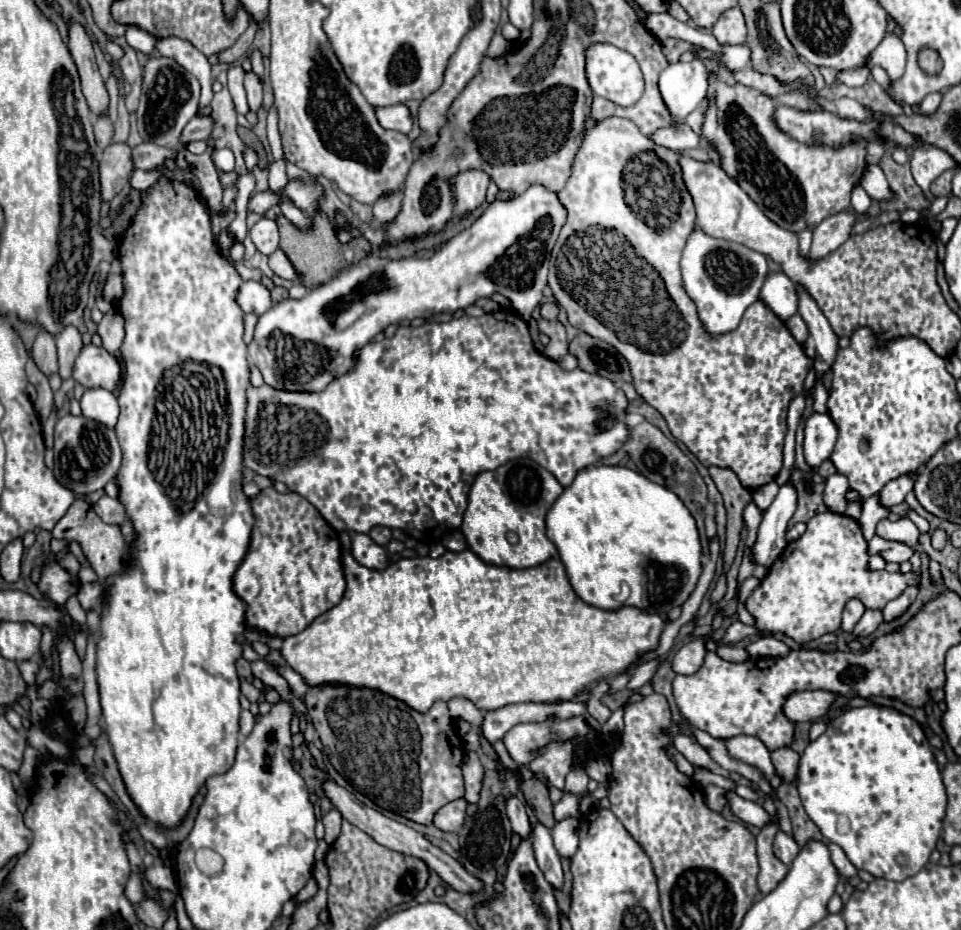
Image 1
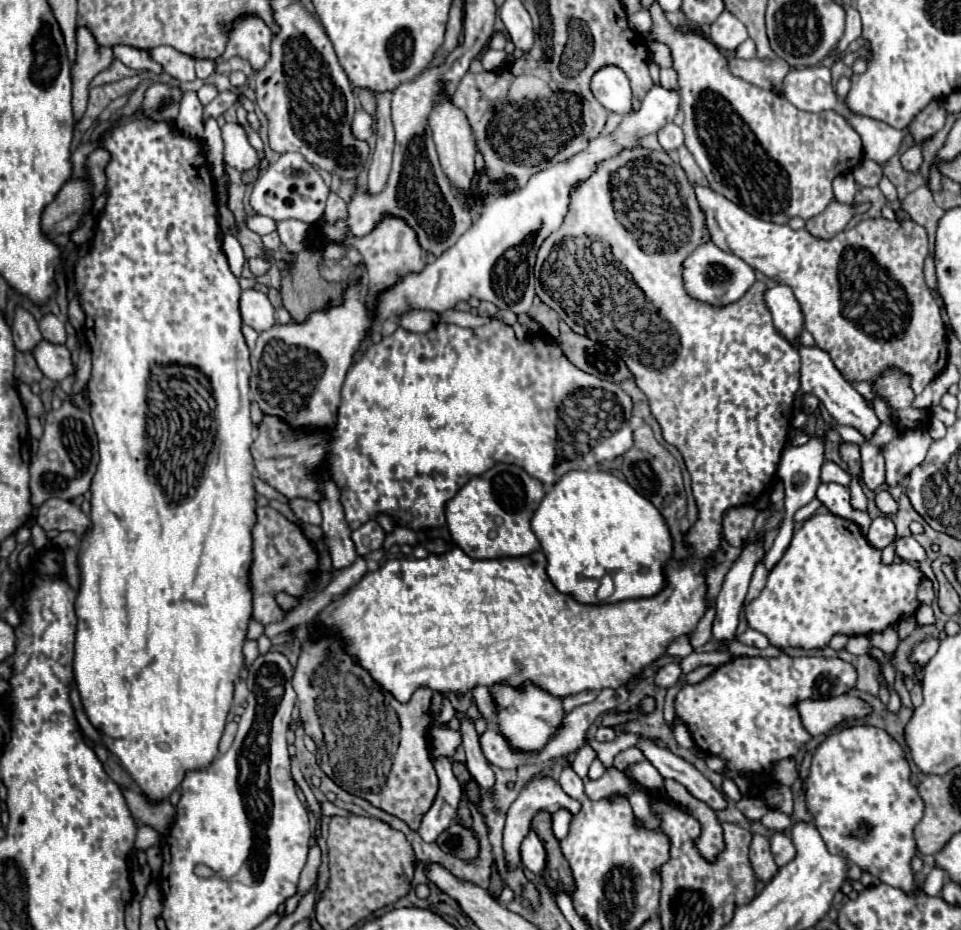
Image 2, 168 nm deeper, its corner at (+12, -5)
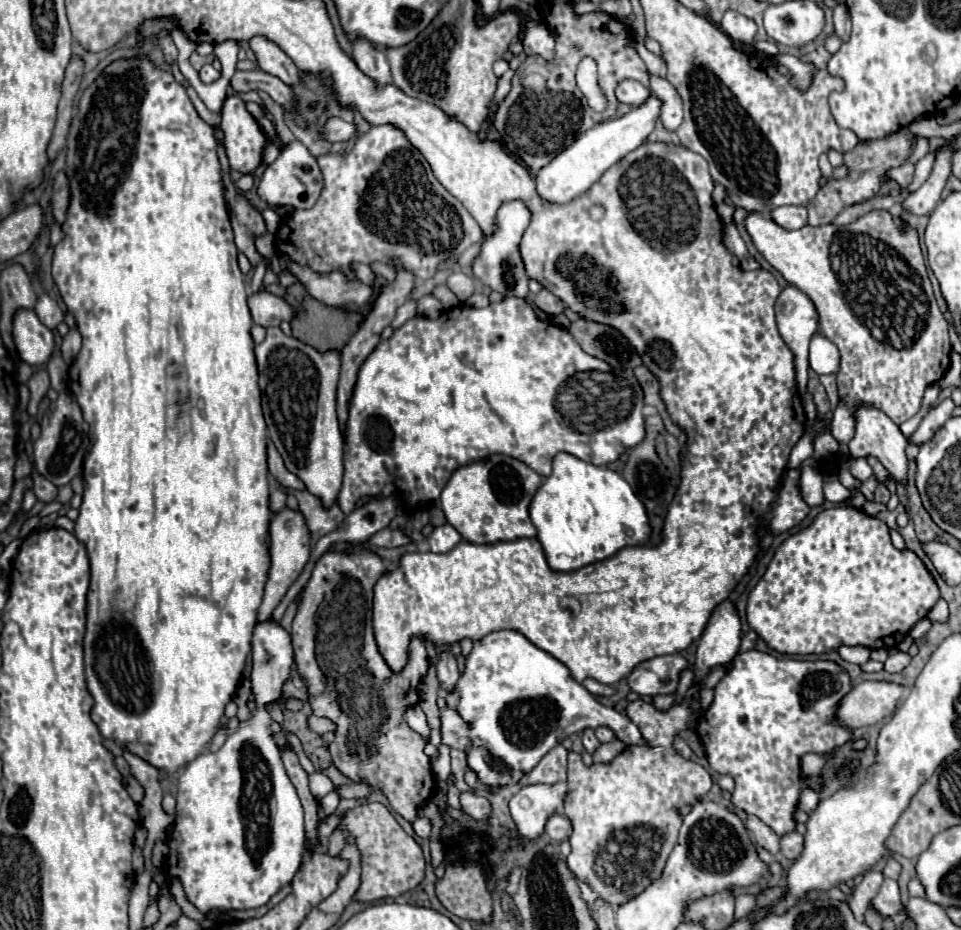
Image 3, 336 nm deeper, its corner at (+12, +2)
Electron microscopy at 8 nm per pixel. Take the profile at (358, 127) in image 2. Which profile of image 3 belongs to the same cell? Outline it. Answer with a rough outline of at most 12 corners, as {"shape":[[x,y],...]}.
{"shape":[[328,118],[324,134],[330,142],[348,142],[356,124]]}

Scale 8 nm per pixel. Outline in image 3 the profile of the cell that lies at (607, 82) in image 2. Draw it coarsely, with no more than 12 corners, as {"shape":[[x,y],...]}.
{"shape":[[622,80],[616,88],[620,104],[638,106],[650,96],[636,80]]}

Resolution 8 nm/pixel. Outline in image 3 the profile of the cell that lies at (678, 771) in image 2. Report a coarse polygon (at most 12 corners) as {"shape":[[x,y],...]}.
{"shape":[[520,632],[474,642],[458,680],[468,766],[518,782],[564,738],[646,744]]}

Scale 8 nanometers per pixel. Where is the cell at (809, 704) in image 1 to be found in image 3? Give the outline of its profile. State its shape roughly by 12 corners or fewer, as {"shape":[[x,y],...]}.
{"shape":[[860,682],[834,724],[862,728],[888,718],[908,688]]}

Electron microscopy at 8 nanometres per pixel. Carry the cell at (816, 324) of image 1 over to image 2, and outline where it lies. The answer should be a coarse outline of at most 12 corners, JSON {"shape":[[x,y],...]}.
{"shape":[[800,347],[796,393],[872,439],[880,419],[820,347]]}

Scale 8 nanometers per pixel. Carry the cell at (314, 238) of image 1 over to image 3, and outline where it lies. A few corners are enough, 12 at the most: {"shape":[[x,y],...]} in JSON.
{"shape":[[306,296],[292,336],[342,350],[360,316]]}

